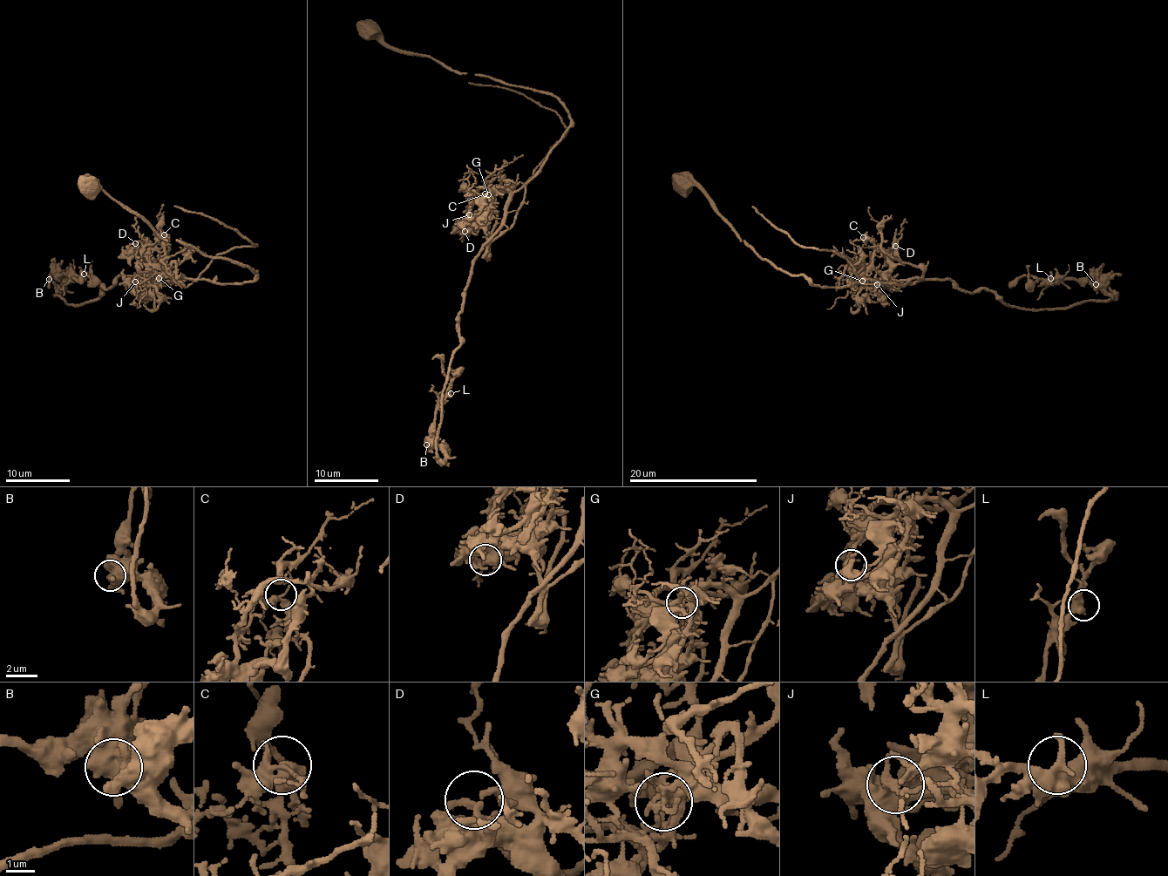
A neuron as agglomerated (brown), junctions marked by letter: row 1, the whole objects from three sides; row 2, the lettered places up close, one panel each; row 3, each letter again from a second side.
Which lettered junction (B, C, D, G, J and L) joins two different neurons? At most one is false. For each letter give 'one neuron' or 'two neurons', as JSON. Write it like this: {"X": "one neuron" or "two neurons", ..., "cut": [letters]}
{"B": "one neuron", "C": "one neuron", "D": "one neuron", "G": "two neurons", "J": "one neuron", "L": "one neuron", "cut": ["G"]}

